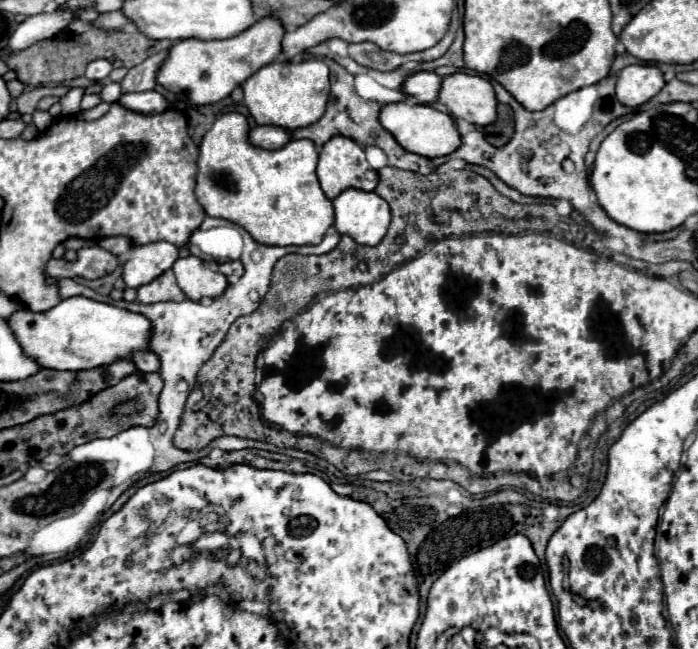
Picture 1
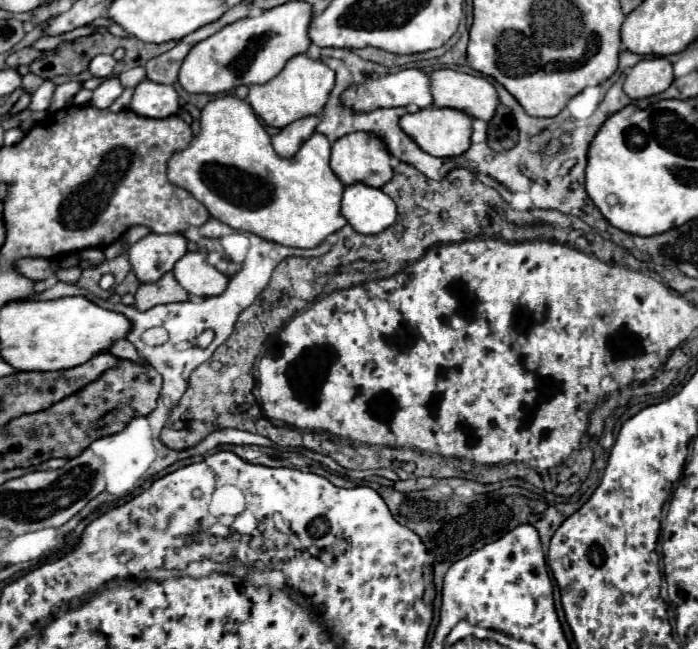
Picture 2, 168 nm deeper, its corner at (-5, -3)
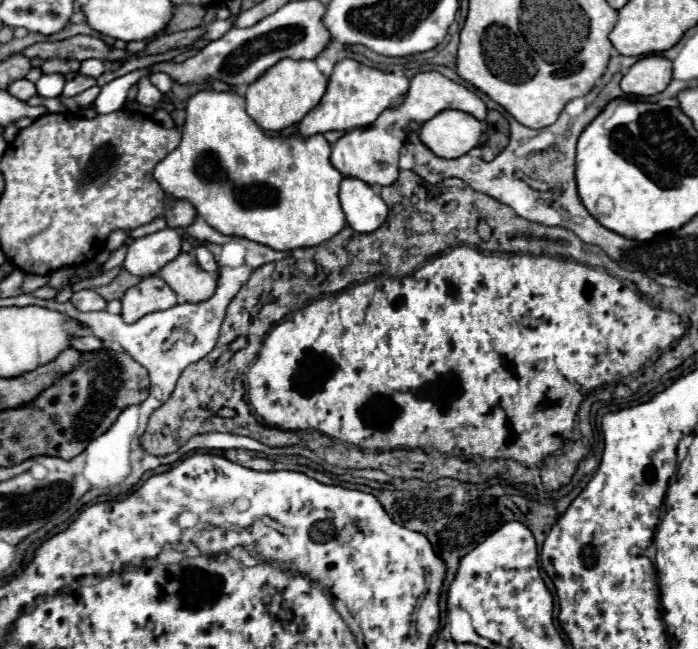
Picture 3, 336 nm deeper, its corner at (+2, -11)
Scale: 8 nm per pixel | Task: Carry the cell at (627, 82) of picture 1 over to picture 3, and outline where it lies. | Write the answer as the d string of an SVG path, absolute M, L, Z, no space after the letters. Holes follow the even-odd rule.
M652 54L640 58L620 82L620 88L626 96L654 96L660 94L672 80L672 62L664 56Z

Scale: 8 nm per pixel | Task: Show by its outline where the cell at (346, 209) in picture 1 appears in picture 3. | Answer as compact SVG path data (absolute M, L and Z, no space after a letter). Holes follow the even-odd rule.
M344 178L340 184L340 204L346 214L346 222L356 232L368 234L378 230L386 216L388 206L376 194L376 190L358 178Z

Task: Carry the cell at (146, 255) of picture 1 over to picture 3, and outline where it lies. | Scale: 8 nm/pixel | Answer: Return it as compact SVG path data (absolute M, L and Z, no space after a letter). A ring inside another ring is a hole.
M164 228L144 238L132 240L122 266L130 274L146 278L158 274L178 254L180 254L180 234L172 228Z

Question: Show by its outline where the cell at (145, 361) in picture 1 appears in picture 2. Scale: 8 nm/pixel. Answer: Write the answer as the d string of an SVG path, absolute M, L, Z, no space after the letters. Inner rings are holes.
M117 340L115 344L111 344L109 352L115 356L115 358L127 358L127 360L133 360L133 362L145 362L139 352L135 350L133 344L129 344L129 340Z

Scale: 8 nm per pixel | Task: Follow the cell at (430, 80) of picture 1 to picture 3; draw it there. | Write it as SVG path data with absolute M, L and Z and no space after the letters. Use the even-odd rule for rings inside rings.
M344 58L334 66L334 72L328 82L328 90L322 96L320 104L310 110L298 124L296 134L310 138L314 134L324 134L328 130L354 130L370 126L384 110L402 106L408 92L408 78L402 74L386 74L376 68L368 68L352 58Z

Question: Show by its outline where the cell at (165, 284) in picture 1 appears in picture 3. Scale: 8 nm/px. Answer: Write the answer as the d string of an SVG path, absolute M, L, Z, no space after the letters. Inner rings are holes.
M158 276L142 278L136 286L128 288L122 298L122 318L126 324L134 324L142 316L176 306L174 290Z

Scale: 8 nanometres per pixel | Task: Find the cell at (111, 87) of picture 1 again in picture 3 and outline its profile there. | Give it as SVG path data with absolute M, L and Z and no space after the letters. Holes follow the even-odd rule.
M152 72L148 78L150 78L150 82L152 82L160 92L168 92L168 90L170 90L170 86L172 86L170 76L168 76L168 74L164 74L164 72Z

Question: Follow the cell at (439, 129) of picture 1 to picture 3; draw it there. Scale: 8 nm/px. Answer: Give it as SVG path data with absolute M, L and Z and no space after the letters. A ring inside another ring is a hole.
M444 110L420 126L420 142L440 158L460 158L478 146L482 124L460 110Z

